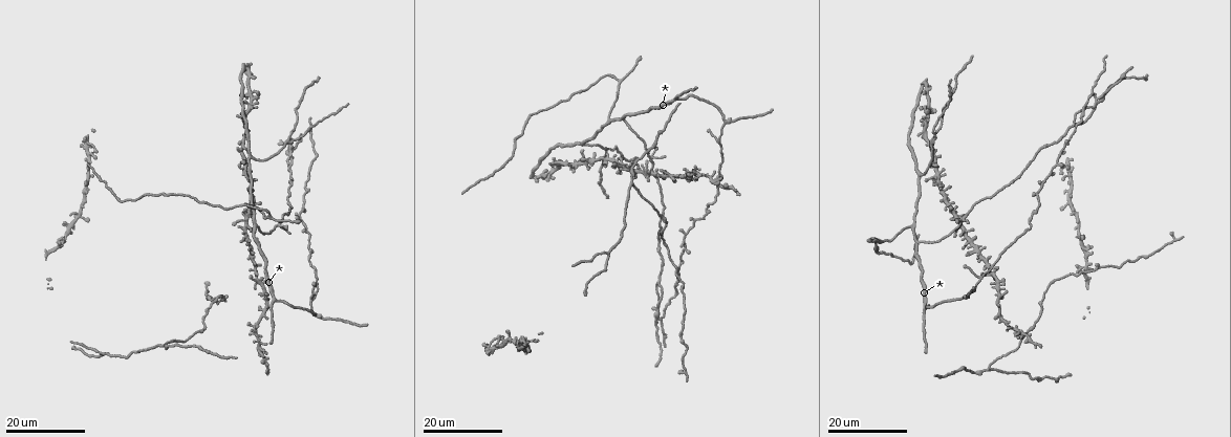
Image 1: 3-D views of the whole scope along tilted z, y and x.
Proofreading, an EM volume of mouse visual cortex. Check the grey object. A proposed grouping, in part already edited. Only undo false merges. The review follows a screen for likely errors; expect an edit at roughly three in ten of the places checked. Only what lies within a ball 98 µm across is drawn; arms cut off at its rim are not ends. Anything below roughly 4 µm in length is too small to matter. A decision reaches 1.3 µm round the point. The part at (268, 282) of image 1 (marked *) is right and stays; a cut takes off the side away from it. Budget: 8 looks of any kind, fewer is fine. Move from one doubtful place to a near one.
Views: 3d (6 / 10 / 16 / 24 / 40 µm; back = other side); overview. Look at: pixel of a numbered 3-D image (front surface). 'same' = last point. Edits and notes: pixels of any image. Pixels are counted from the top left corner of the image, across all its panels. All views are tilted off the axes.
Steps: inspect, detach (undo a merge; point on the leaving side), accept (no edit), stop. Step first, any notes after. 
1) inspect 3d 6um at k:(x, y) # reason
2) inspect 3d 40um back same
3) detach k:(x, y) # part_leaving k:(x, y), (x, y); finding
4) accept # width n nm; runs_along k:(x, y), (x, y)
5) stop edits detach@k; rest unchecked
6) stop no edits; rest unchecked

inspect 3d 24um at 1:(725, 121) # branch point

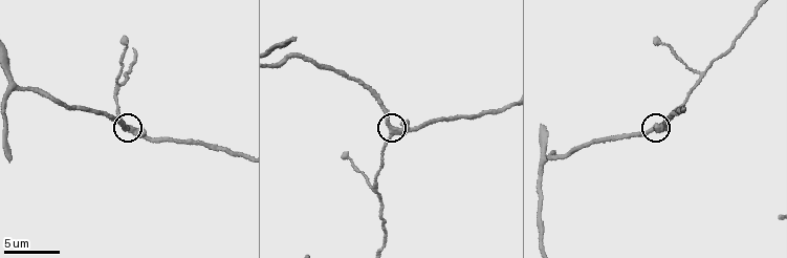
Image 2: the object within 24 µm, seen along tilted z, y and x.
inspect 3d 6um at 2:(393, 135) # closer look

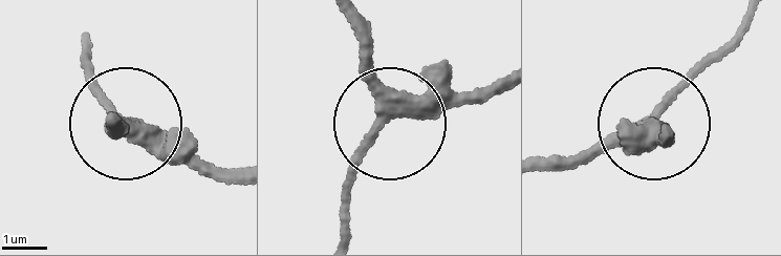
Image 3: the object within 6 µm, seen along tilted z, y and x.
accept # width 310 nm; runs_along 3:(351, 15), (395, 115), (482, 93); continuous, no second neuron

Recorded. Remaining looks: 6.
inspect 3d 10um at 2:(116, 86) # three-way junction

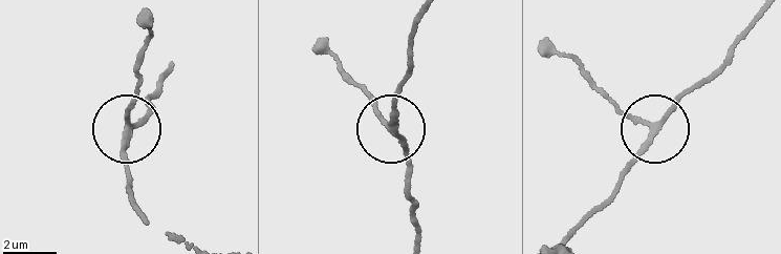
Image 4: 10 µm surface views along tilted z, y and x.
accept # runs_along 4:(144, 215), (128, 183), (124, 132), (138, 58); one neuron here

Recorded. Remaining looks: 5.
inspect 3d 24um at 1:(650, 159) # four-way junction

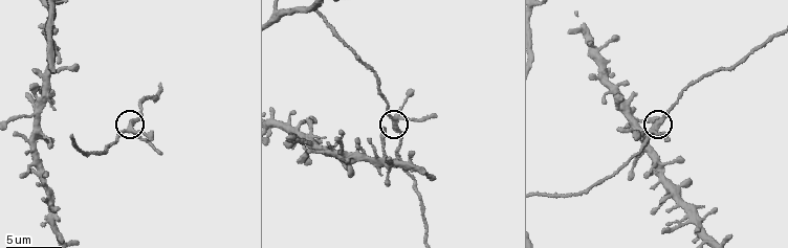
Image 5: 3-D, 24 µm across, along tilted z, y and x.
inspect 3d 10um at 5:(654, 130) # closer look

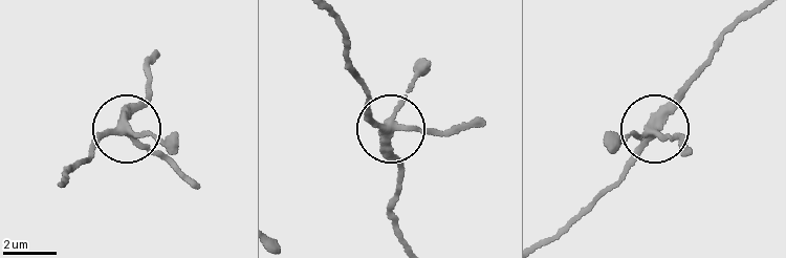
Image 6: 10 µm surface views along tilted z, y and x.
accept # arms 4; continuous, no second neuron

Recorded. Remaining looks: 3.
inspect 3d 16um at 1:(251, 157) # two arms in line, one across

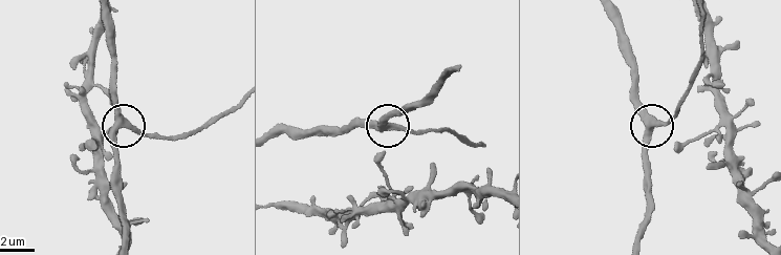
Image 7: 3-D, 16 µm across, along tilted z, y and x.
inspect 3d 10um at 7:(126, 122)

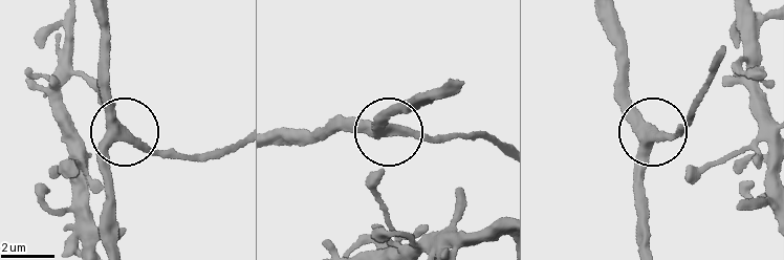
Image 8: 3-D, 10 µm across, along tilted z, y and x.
accept # side_arm 41 um; runs_along 8:(114, 242), (108, 165), (114, 139), (124, 132), (180, 154); continuous, no second neuron

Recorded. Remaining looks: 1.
stop no edits; rest unchecked

